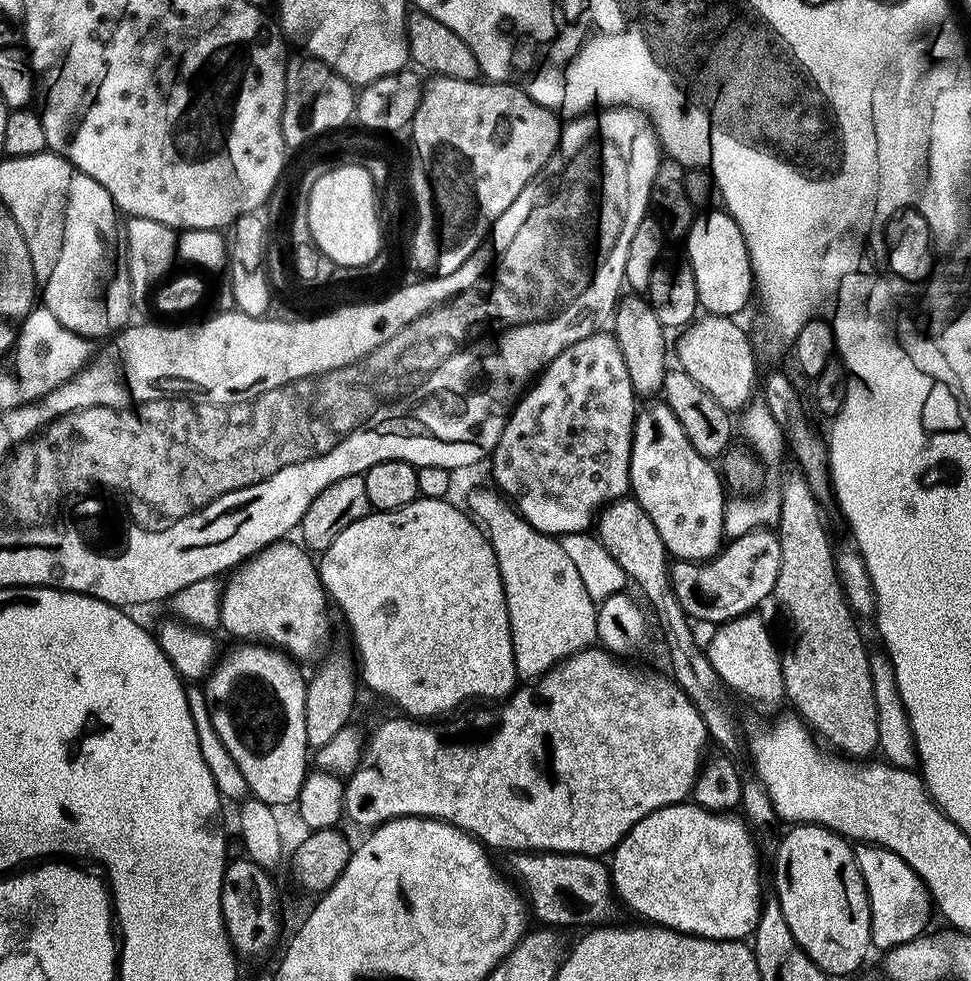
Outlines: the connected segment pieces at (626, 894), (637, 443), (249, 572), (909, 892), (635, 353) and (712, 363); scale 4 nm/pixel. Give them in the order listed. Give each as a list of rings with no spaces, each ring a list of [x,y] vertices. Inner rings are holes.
[[[694,802],[683,804],[668,804],[664,808],[654,810],[646,814],[630,831],[618,842],[618,846],[610,853],[610,875],[612,877],[612,891],[615,899],[621,905],[624,904],[632,912],[641,916],[641,921],[652,926],[671,928],[673,932],[683,932],[686,936],[700,936],[703,940],[739,940],[747,941],[758,926],[758,914],[762,903],[762,891],[760,892],[760,856],[756,853],[758,847],[754,839],[754,833],[747,823],[739,815],[725,814],[723,812],[711,812],[705,808],[699,808]]]
[[[648,402],[636,413],[630,450],[630,492],[650,516],[669,557],[711,560],[726,543],[724,509],[726,485],[713,461],[707,460],[686,438],[682,422],[663,402]]]
[[[288,538],[277,540],[269,548],[248,557],[223,581],[220,593],[220,628],[237,636],[237,641],[263,642],[287,654],[293,661],[301,662],[300,660],[312,660],[316,655],[319,657],[325,651],[323,648],[328,642],[330,601],[324,587],[320,585],[317,561],[307,548],[299,543],[291,544],[290,541]]]
[[[860,842],[854,851],[868,891],[872,948],[887,950],[925,935],[927,928],[924,927],[928,924],[928,915],[933,915],[934,904],[928,895],[928,887],[921,882],[916,871],[898,854],[880,844]]]
[[[640,294],[623,295],[613,312],[612,333],[622,349],[626,371],[630,373],[630,386],[637,397],[656,398],[664,391],[664,379],[670,371],[670,356],[666,354],[666,329],[649,301]]]
[[[701,315],[679,333],[680,345],[676,348],[676,356],[674,352],[678,367],[690,374],[690,378],[694,378],[694,382],[698,382],[698,386],[702,386],[702,390],[706,390],[706,394],[710,394],[710,398],[714,398],[714,402],[729,414],[747,408],[753,399],[752,391],[758,388],[752,340],[736,323],[731,316]]]

